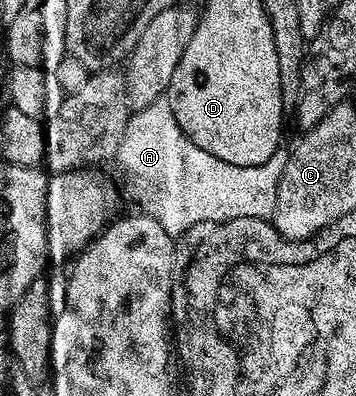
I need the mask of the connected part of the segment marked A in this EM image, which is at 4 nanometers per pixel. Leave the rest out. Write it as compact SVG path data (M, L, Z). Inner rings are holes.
M165 96L156 99L156 103L152 103L149 109L134 109L131 112L128 127L124 127L124 139L120 139L116 164L126 176L126 193L142 208L139 210L145 216L156 219L156 223L160 223L160 227L164 227L170 237L177 239L184 231L188 231L188 227L196 227L196 223L245 217L273 218L277 188L287 156L287 150L279 147L272 159L264 159L264 163L256 167L236 167L232 163L224 163L224 159L208 155L208 151L196 147L196 143L184 135L180 123L176 123L176 115L172 115L172 103Z

